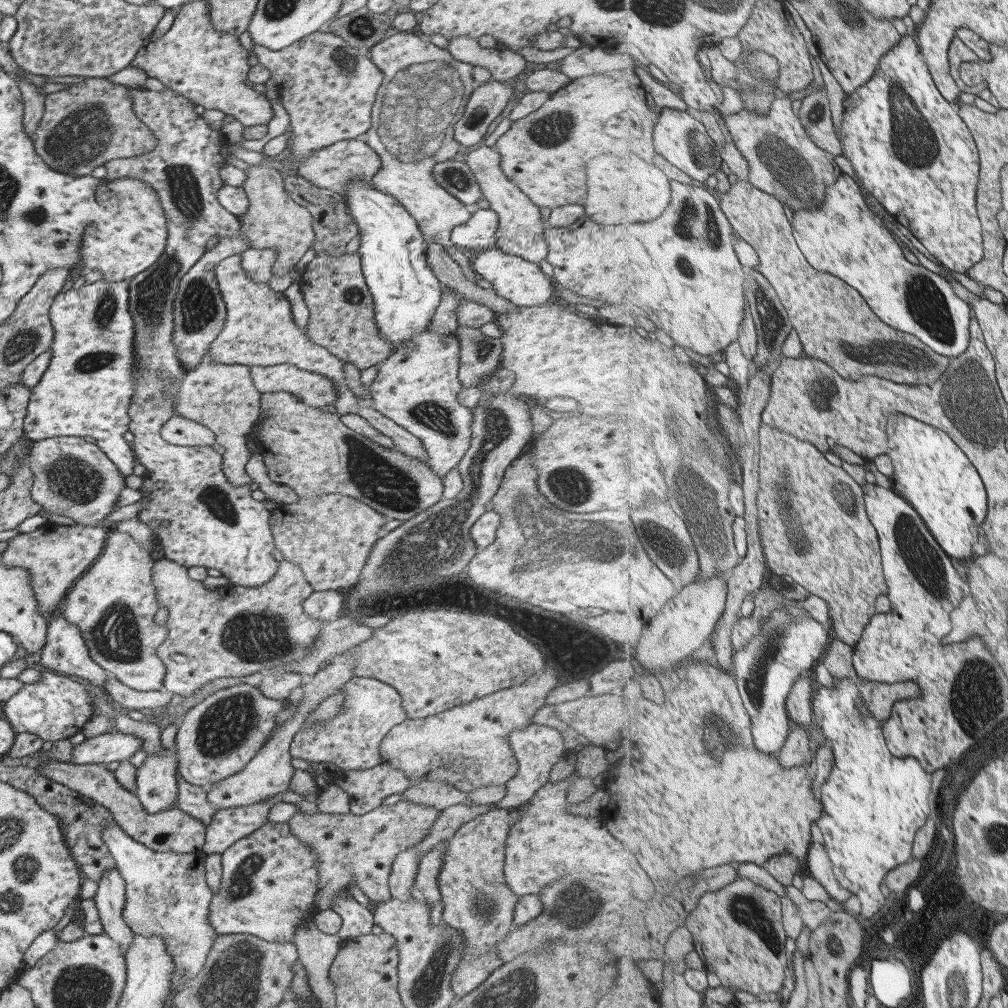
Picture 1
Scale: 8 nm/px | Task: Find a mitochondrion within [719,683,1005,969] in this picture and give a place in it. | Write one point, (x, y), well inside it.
(753, 913)

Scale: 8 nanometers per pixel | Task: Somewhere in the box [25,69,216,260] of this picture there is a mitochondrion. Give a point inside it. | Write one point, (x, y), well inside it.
(90, 129)

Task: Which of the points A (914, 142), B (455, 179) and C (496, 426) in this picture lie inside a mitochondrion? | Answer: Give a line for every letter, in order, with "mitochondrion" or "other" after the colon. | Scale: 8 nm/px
A: mitochondrion
B: mitochondrion
C: mitochondrion

